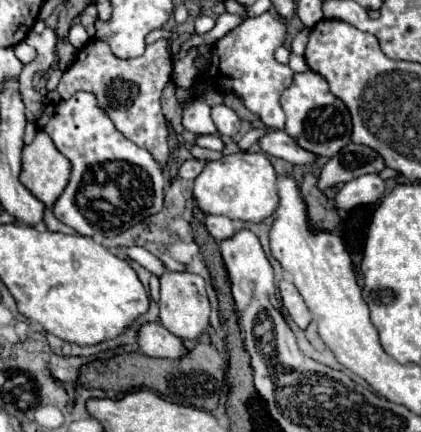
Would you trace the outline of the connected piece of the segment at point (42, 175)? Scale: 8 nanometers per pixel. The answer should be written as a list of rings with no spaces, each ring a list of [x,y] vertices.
[[[38,131],[36,139],[24,147],[20,181],[46,207],[52,207],[66,189],[70,171],[70,161],[56,149],[48,133]]]

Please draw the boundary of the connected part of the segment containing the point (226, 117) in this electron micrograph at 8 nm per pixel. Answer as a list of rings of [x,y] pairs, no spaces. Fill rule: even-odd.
[[[214,105],[212,107],[212,121],[214,121],[214,125],[216,125],[220,135],[236,137],[238,131],[240,131],[238,115],[230,107],[226,107],[226,105]]]

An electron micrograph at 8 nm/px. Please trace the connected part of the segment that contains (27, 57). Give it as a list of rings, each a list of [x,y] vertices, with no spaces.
[[[22,41],[20,45],[16,45],[16,47],[14,47],[14,53],[16,53],[16,57],[18,57],[22,63],[30,63],[30,61],[36,57],[36,49],[32,49],[26,41]]]

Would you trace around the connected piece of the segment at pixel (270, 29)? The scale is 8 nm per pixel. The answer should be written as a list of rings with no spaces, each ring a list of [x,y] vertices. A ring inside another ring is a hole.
[[[262,13],[254,19],[246,19],[242,25],[226,33],[214,43],[214,49],[220,57],[218,73],[222,81],[212,81],[220,93],[234,93],[242,99],[244,107],[260,115],[262,123],[270,129],[284,129],[284,111],[280,107],[280,95],[292,85],[294,71],[288,65],[282,65],[274,59],[276,47],[286,39],[286,25],[274,13]]]

